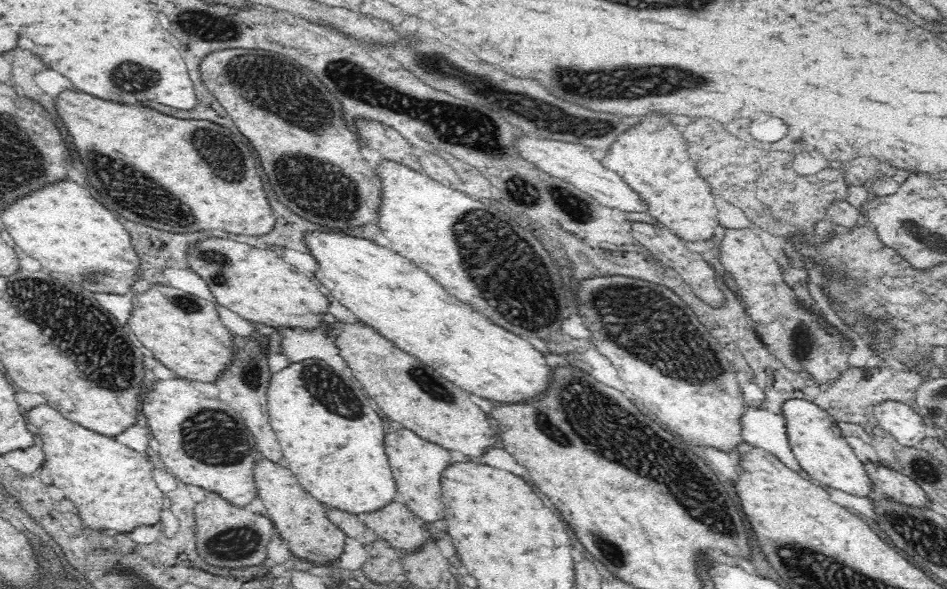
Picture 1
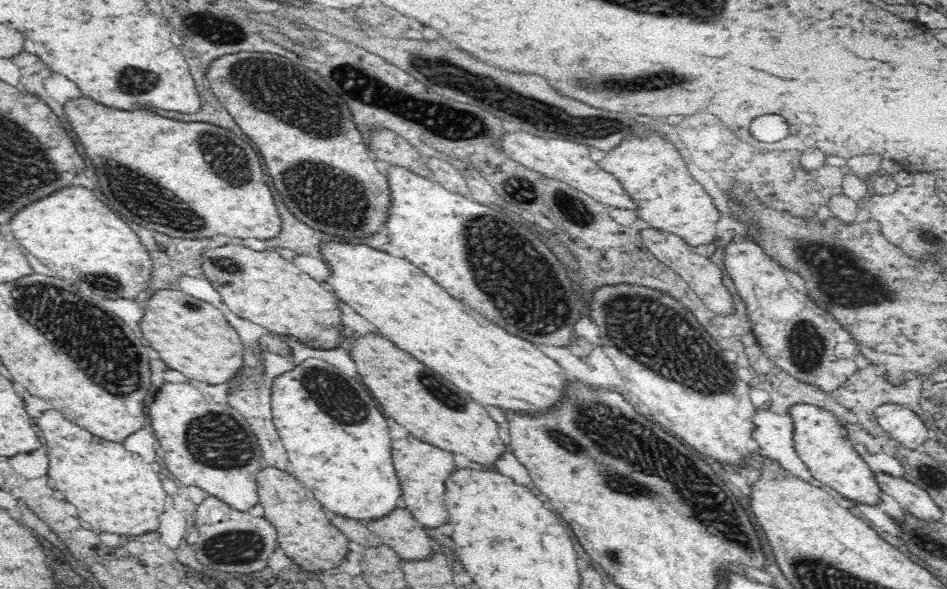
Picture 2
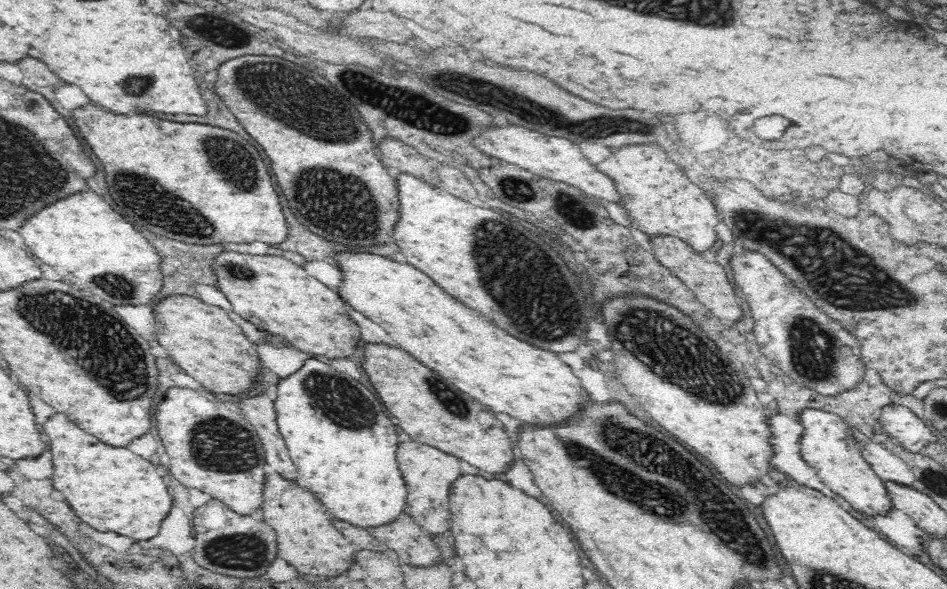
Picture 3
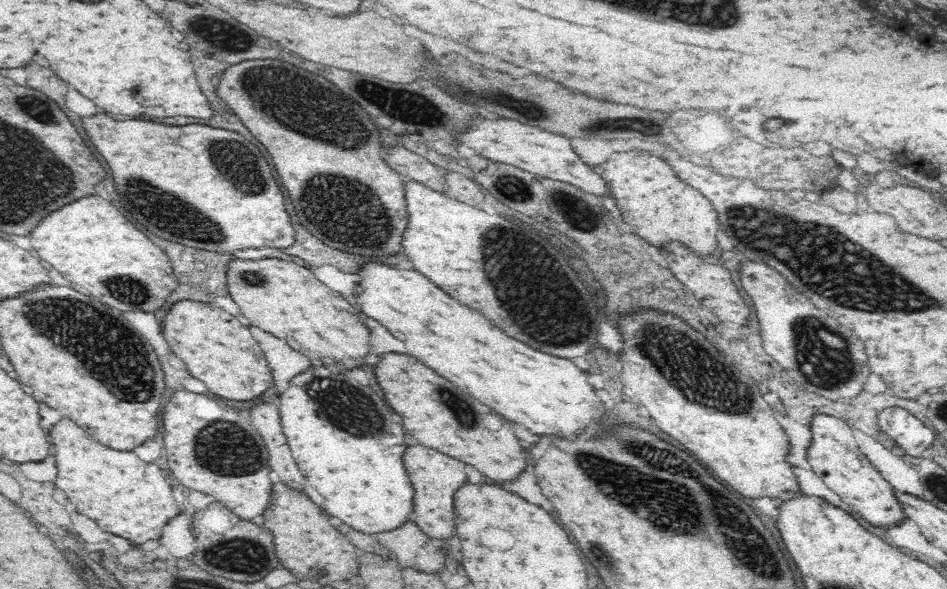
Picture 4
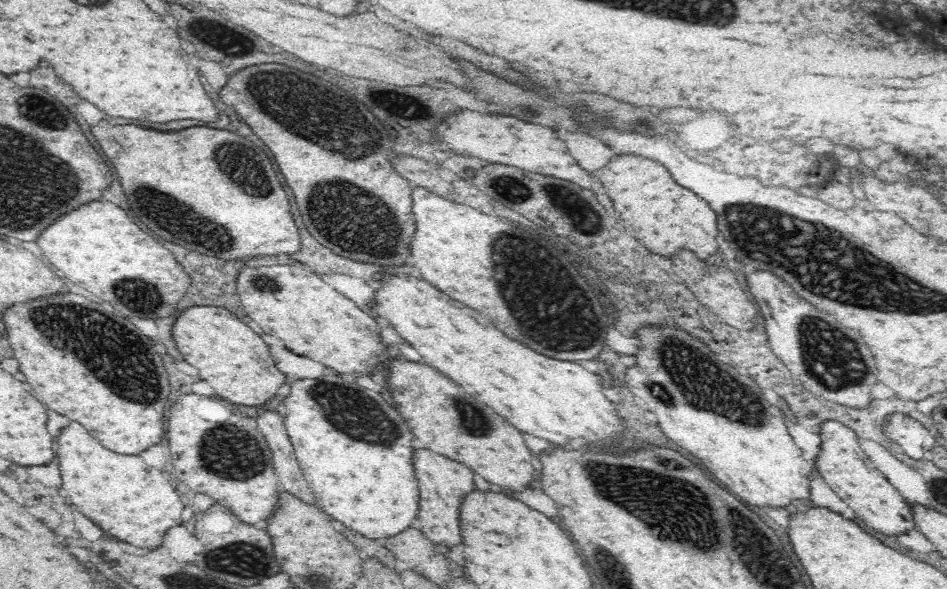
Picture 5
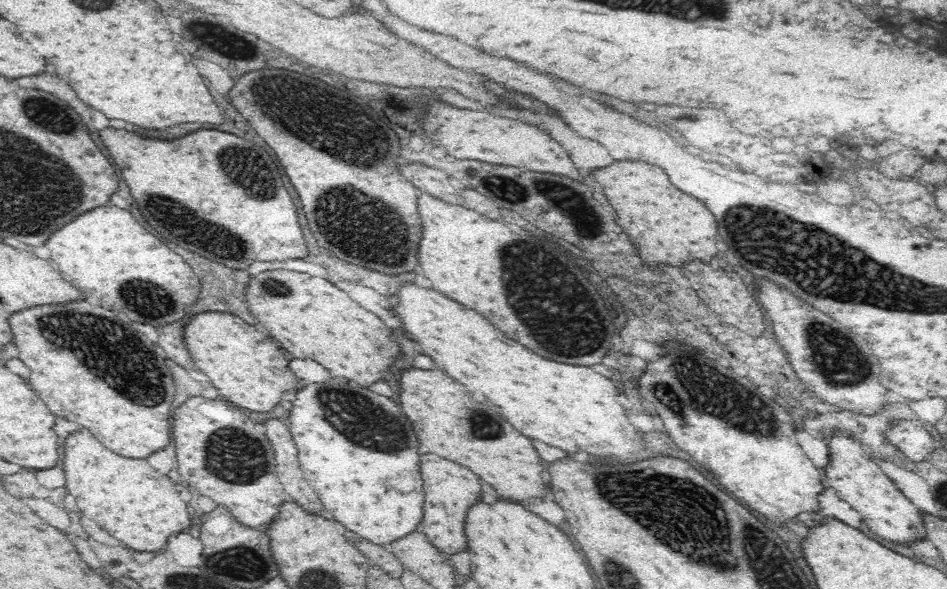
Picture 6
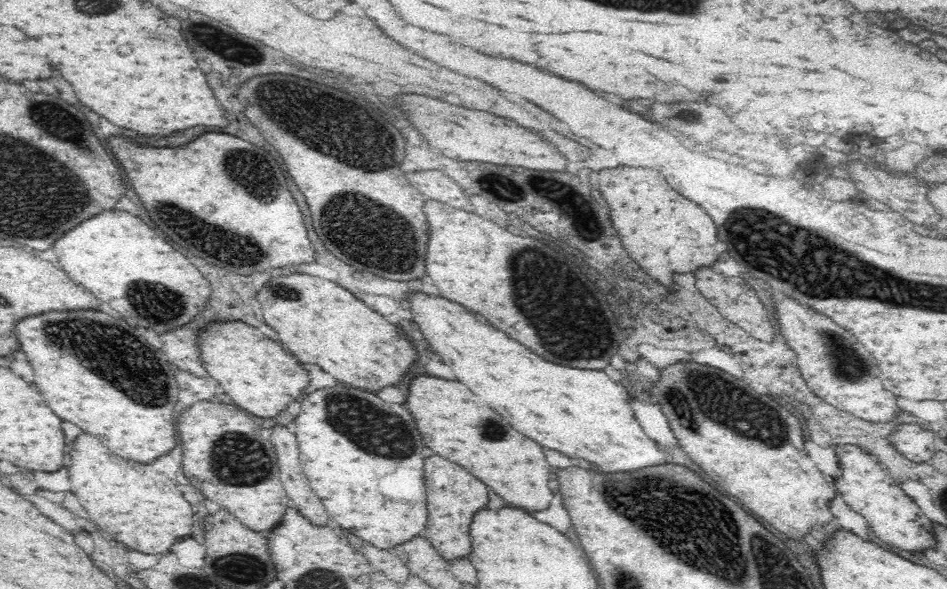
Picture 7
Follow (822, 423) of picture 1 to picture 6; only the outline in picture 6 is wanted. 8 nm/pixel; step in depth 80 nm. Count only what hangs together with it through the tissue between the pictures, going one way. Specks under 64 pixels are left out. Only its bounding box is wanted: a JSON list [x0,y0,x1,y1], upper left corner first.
[819,425,928,547]

